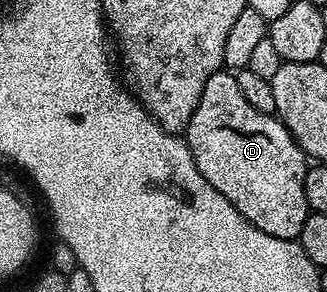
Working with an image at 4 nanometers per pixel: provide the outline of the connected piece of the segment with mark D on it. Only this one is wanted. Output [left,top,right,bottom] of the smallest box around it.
[186,72,310,240]

